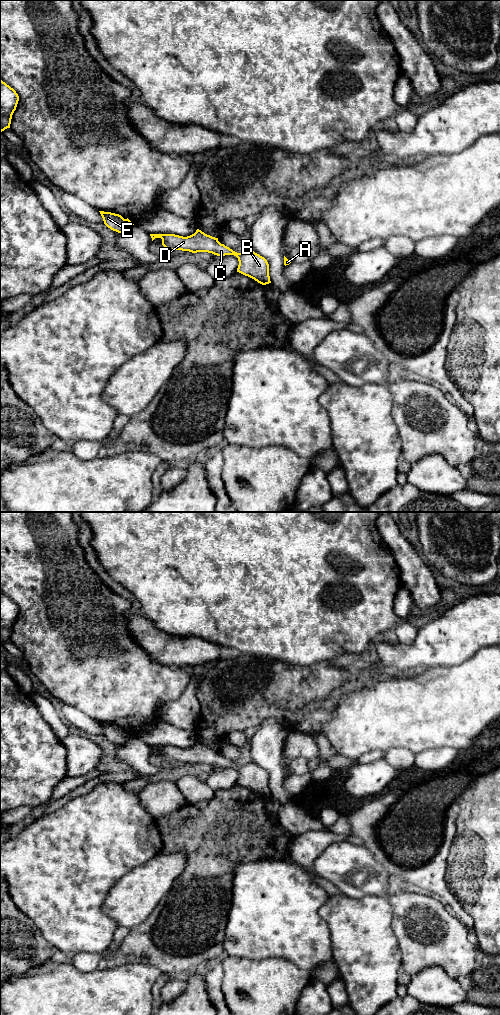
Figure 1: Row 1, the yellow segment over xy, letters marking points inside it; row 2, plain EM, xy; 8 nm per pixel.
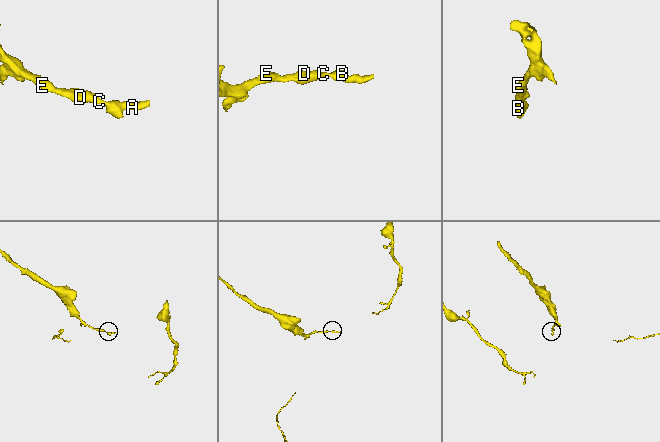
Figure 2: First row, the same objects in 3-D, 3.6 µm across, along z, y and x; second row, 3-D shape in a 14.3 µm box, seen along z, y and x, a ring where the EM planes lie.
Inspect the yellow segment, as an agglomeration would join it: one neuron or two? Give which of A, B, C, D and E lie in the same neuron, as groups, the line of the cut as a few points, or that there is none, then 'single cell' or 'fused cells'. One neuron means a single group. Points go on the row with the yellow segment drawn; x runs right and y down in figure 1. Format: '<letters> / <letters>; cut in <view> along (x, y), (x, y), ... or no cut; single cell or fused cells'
A B C D E; no cut; single cell

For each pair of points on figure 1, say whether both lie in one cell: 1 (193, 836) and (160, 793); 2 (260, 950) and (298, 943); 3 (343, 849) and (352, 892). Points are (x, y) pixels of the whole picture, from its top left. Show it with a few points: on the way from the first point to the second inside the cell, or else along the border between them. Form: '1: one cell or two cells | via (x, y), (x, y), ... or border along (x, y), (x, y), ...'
1: two cells | border along (187, 804), (160, 816), (156, 820)
2: one cell | via (269, 943), (289, 943)
3: one cell | via (340, 860), (341, 882)

